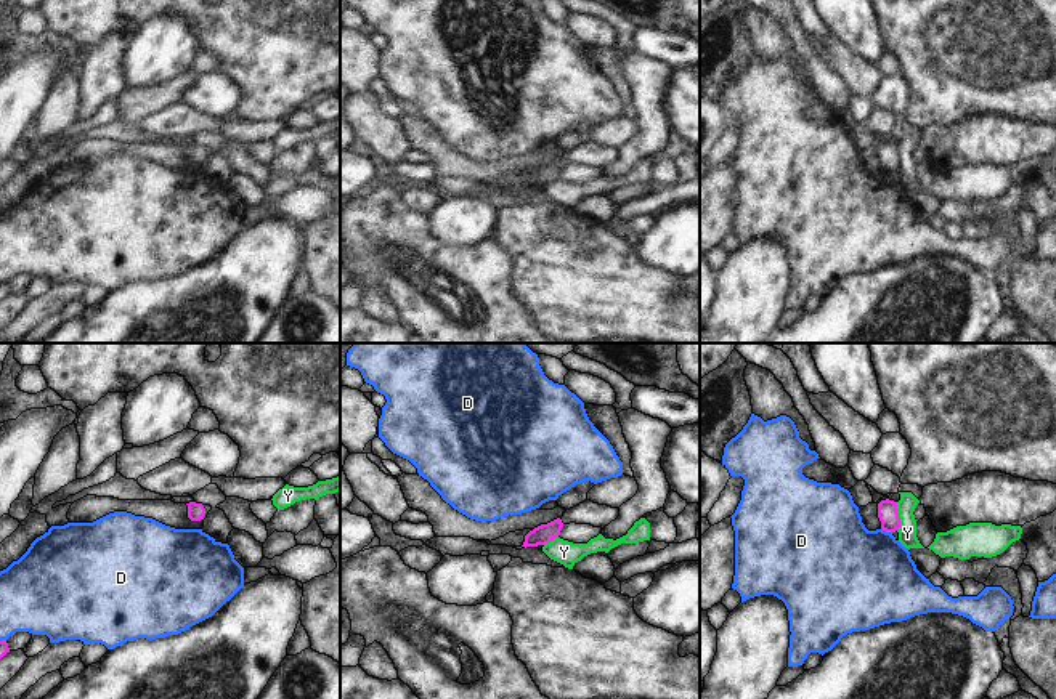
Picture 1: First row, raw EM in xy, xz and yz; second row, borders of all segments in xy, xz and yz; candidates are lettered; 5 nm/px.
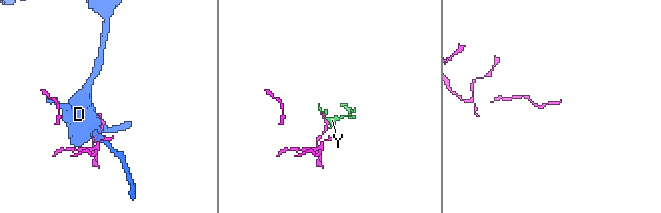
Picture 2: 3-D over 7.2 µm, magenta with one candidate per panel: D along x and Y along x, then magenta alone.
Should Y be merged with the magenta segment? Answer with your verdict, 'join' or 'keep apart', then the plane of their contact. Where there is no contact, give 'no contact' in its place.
keep apart; meets magenta in yz

